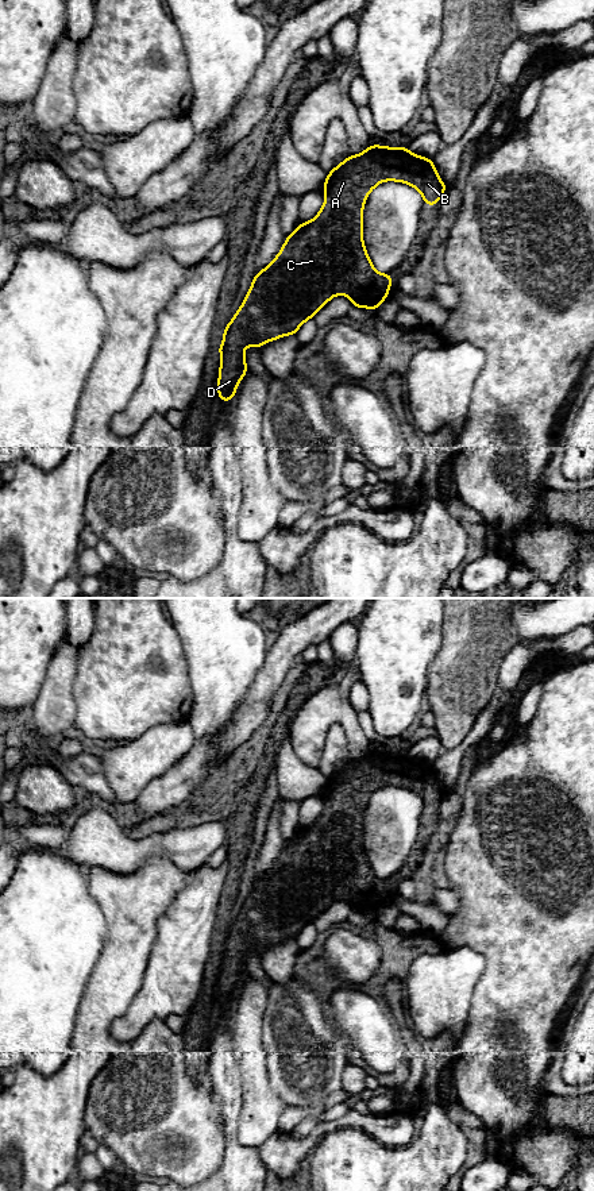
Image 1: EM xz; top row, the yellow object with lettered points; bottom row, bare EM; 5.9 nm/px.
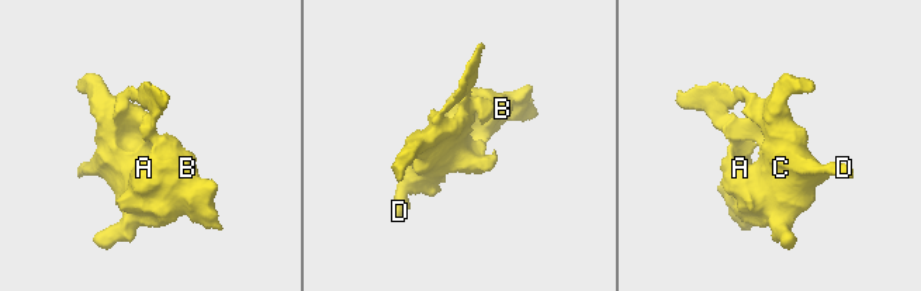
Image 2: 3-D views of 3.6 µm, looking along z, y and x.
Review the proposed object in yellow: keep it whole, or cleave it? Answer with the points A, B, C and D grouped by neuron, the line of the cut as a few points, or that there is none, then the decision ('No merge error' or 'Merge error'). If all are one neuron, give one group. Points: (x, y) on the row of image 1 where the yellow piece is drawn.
Groups: A B C D. No split. No merge error

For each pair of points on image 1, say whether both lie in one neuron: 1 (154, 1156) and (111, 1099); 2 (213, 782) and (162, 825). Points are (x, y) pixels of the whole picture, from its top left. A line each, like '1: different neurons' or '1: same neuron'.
1: same neuron
2: same neuron

